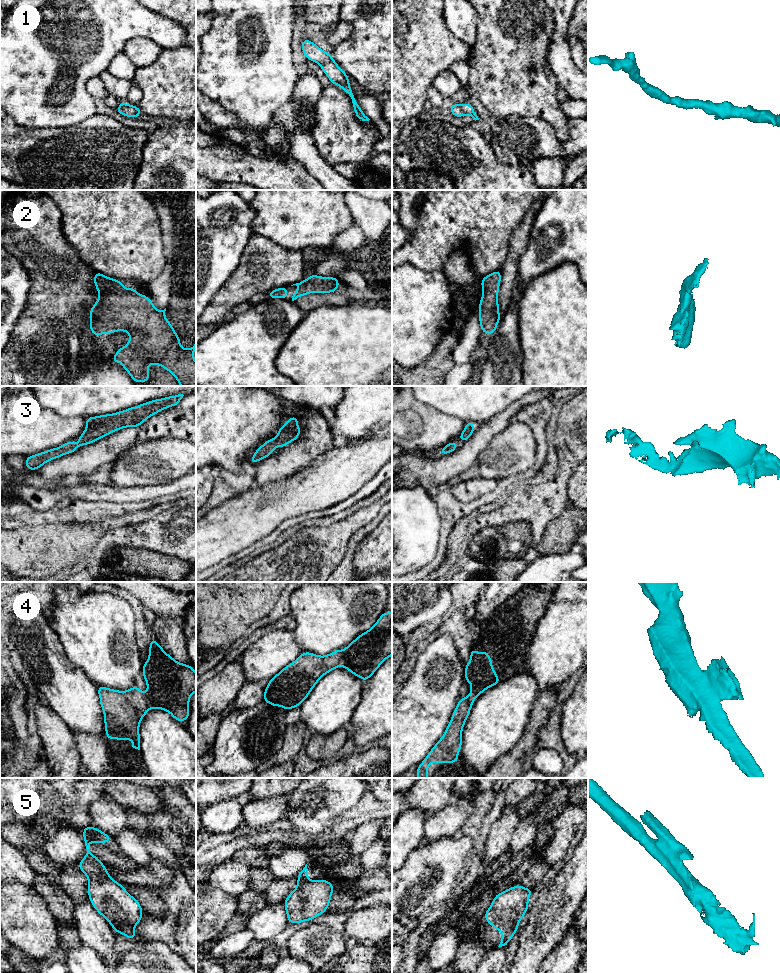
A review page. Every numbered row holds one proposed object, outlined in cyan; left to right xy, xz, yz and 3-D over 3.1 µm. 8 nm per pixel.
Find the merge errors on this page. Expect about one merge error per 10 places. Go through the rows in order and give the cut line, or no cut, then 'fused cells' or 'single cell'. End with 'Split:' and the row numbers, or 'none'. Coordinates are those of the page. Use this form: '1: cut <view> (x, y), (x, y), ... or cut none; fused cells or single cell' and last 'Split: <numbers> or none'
1: cut none; single cell
2: cut none; single cell
3: cut none; single cell
4: cut xz (343, 650), (343, 662), (341, 664); fused cells
5: cut none; single cell
Split: 4

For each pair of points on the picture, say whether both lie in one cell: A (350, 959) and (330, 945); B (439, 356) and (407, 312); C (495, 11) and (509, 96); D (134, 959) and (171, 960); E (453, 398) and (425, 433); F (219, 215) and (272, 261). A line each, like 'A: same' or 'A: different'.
A: different
B: different
C: same
D: same
E: different
F: different

